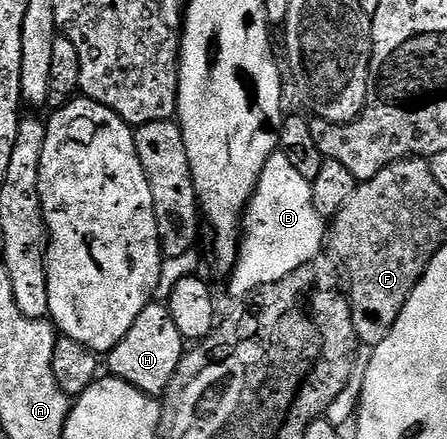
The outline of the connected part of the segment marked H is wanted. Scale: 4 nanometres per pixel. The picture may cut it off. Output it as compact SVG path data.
M159 303L147 304L129 334L105 356L106 367L107 364L111 367L110 375L116 381L129 384L134 391L143 392L152 398L162 397L166 393L185 355L185 341L181 330L177 328L177 322L171 317L170 307L166 303Z

